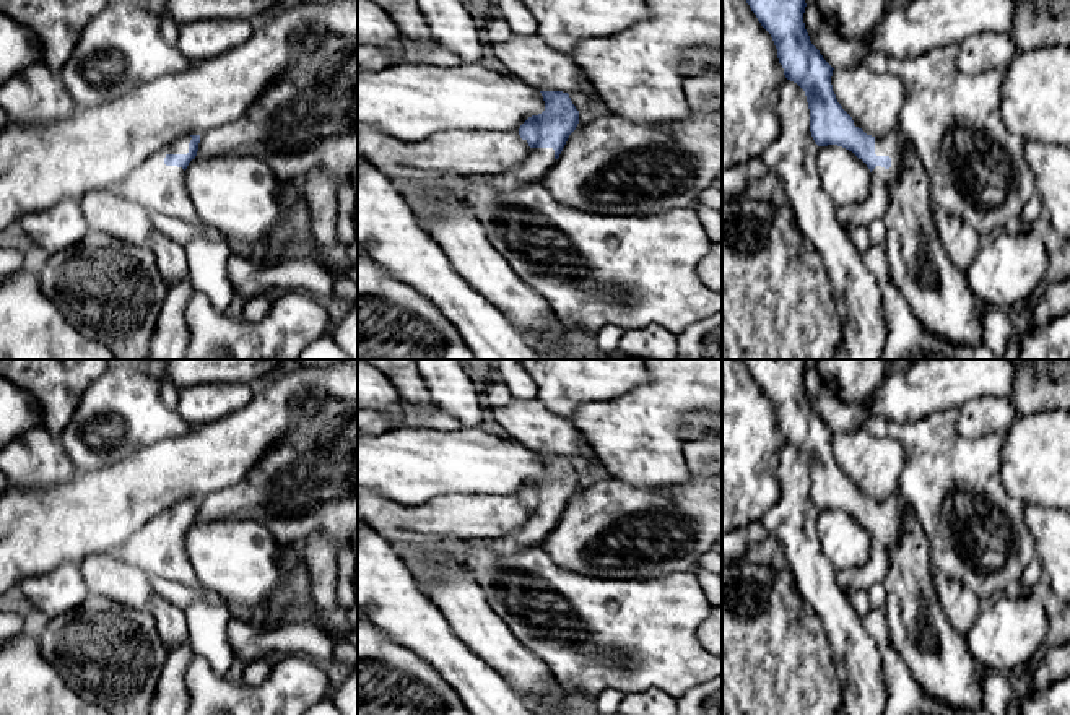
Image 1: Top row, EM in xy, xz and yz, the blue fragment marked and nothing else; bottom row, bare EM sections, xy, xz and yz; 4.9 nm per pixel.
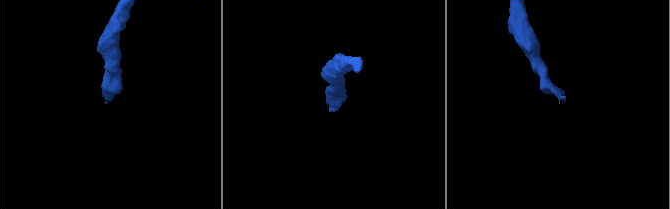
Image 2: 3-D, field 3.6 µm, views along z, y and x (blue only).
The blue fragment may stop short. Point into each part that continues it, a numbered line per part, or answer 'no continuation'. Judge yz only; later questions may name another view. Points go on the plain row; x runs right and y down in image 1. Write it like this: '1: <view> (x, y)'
1: yz (874, 571)

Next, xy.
1: xy (160, 553)

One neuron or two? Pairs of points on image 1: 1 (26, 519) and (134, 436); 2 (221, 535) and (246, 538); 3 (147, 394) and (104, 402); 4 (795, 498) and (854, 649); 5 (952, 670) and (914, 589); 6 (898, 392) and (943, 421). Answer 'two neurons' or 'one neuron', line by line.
1: two neurons
2: one neuron
3: one neuron
4: one neuron
5: one neuron
6: two neurons

